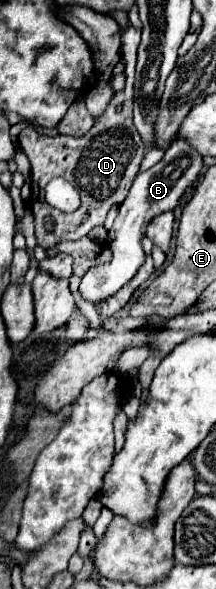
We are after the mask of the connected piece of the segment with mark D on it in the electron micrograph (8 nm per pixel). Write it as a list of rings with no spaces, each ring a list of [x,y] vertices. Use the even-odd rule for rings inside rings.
[[[128,27],[122,31],[122,59],[126,63],[126,89],[122,93],[116,93],[112,103],[122,103],[122,111],[118,113],[114,105],[106,109],[106,113],[96,119],[94,127],[84,137],[48,137],[38,135],[34,129],[24,129],[18,137],[18,143],[26,157],[30,159],[30,175],[32,175],[32,215],[36,223],[36,237],[42,247],[54,247],[60,241],[72,241],[88,235],[96,225],[102,225],[110,207],[114,203],[122,203],[128,195],[128,189],[138,173],[140,159],[144,155],[144,143],[134,127],[132,121],[132,83],[134,83],[134,65],[136,65],[136,49],[140,43],[140,31],[134,27]],[[54,177],[64,177],[70,181],[82,197],[80,207],[74,213],[62,213],[58,215],[58,209],[46,207],[42,201],[42,193],[46,183],[50,183]],[[86,211],[92,215],[86,217]],[[44,217],[54,219],[52,229],[42,229]]]

